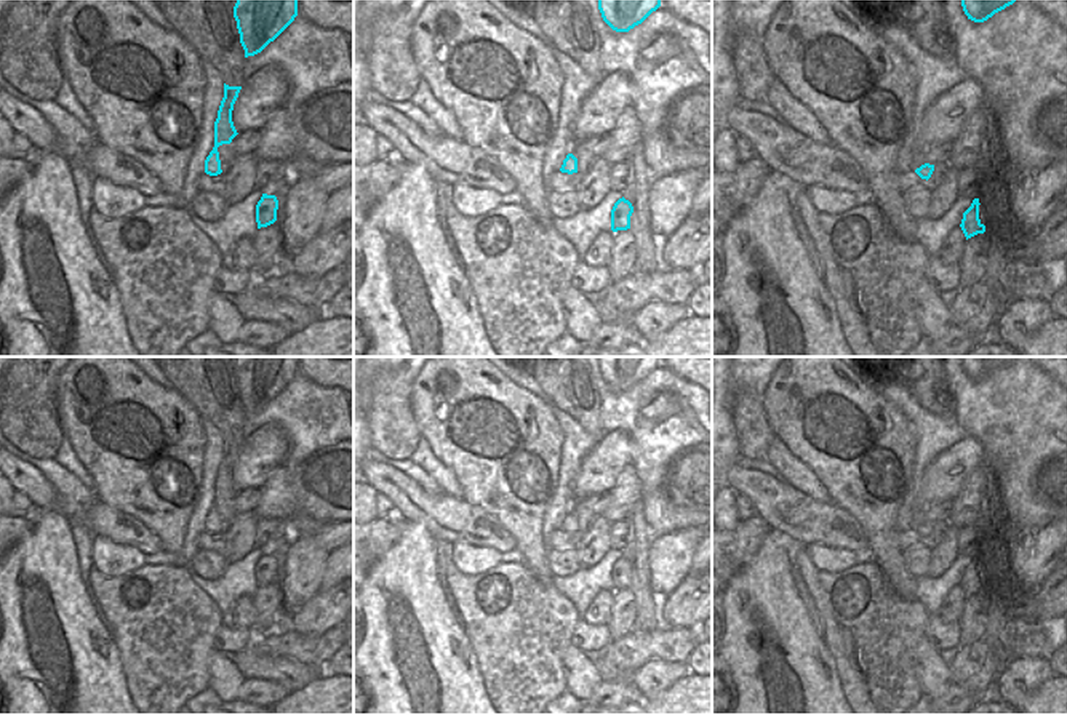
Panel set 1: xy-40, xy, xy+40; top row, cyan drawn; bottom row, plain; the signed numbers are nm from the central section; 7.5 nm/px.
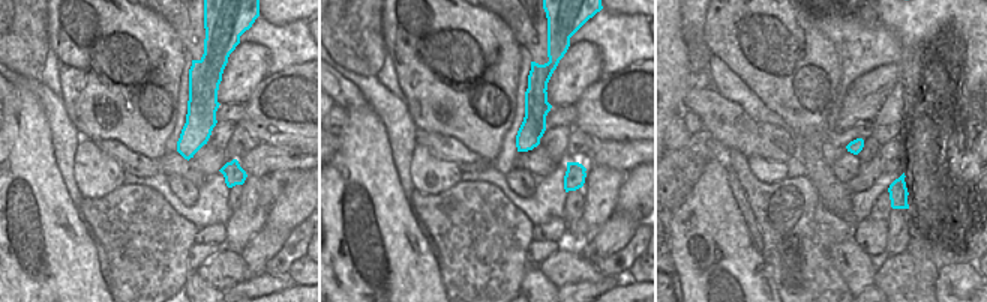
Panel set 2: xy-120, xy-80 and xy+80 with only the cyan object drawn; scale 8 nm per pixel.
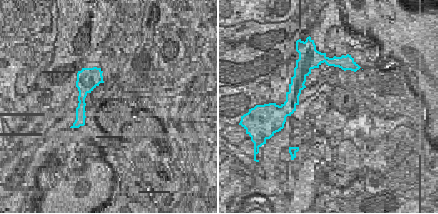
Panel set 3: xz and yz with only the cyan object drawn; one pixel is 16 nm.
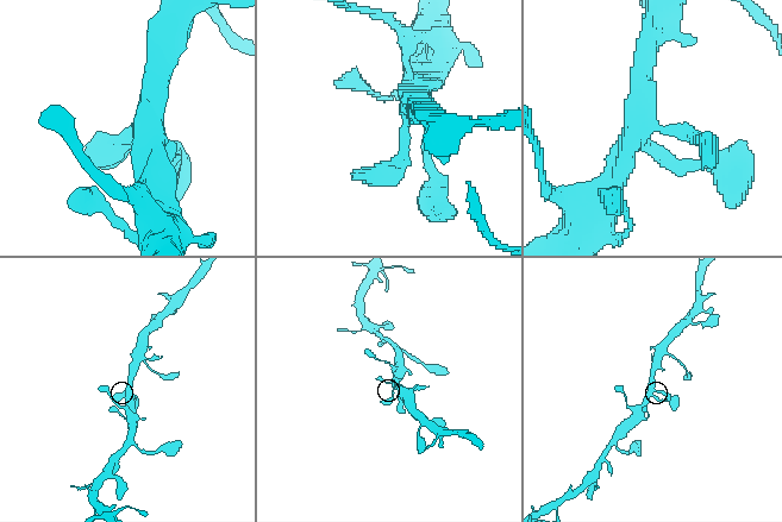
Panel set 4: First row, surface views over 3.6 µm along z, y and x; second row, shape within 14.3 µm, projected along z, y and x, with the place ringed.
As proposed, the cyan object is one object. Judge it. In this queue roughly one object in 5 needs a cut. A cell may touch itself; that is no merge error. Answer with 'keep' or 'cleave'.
keep

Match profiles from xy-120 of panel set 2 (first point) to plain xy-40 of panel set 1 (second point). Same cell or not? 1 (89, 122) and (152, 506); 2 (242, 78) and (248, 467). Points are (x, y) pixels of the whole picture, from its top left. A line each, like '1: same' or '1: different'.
1: same
2: same

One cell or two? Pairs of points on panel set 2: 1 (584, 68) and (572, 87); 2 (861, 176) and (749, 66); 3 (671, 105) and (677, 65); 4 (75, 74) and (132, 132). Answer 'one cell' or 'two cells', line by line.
1: one cell
2: two cells
3: one cell
4: one cell

